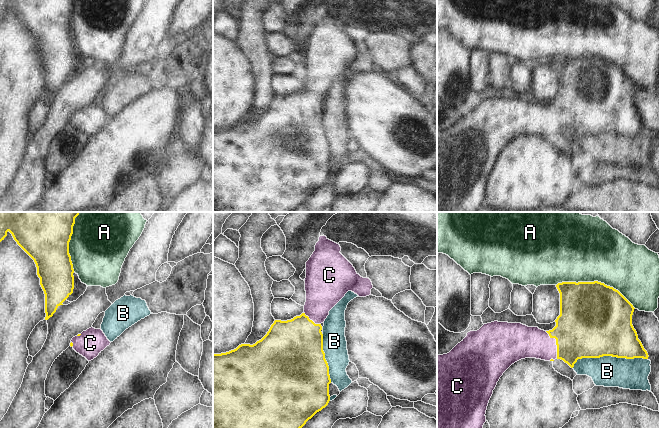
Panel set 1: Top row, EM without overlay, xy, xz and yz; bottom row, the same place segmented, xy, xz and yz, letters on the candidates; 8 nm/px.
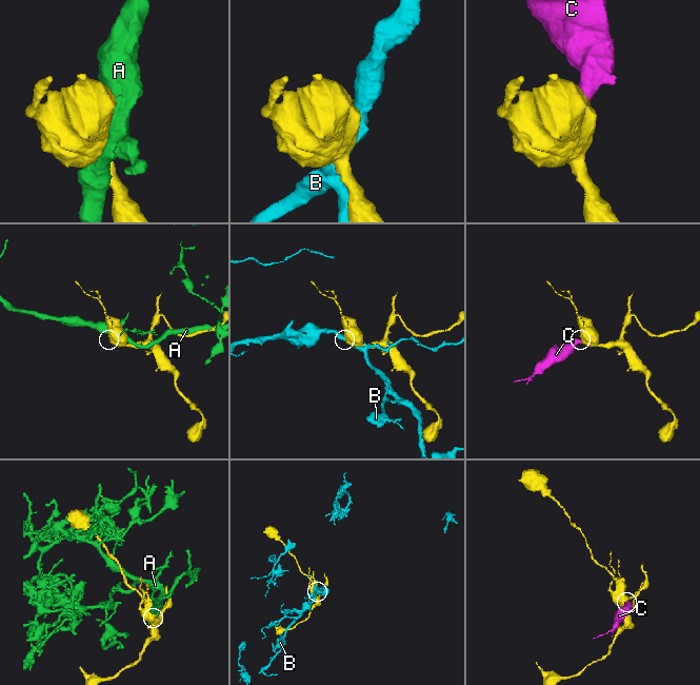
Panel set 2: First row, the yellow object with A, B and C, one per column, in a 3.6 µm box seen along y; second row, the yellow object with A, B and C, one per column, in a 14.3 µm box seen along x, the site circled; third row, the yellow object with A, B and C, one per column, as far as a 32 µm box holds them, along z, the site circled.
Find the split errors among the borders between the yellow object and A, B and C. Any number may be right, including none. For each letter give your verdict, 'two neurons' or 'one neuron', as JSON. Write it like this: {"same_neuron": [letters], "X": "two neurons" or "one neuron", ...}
{"same_neuron": ["C"], "A": "two neurons", "B": "two neurons", "C": "one neuron"}

